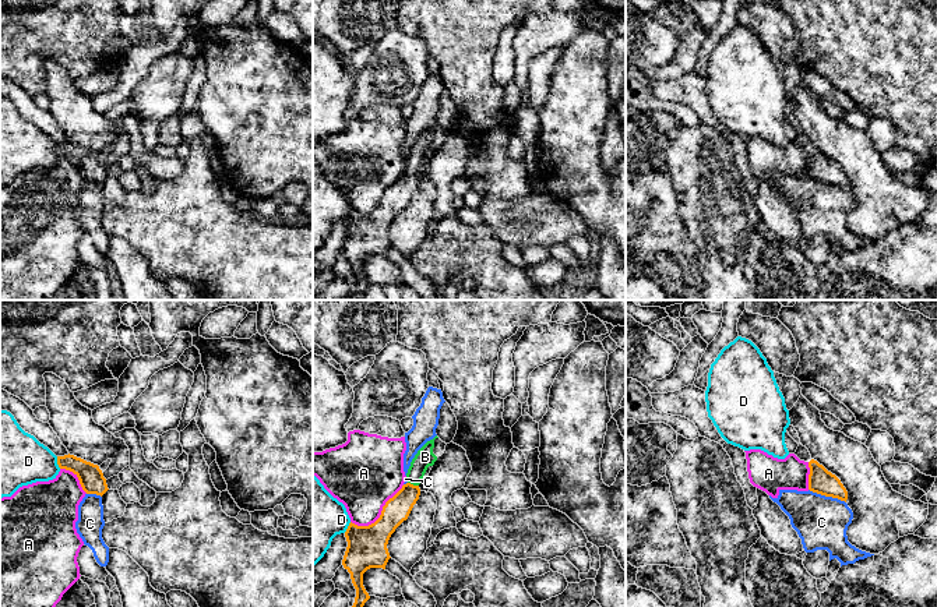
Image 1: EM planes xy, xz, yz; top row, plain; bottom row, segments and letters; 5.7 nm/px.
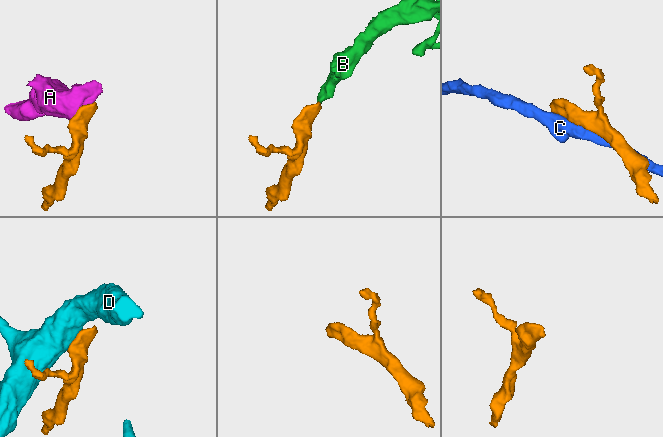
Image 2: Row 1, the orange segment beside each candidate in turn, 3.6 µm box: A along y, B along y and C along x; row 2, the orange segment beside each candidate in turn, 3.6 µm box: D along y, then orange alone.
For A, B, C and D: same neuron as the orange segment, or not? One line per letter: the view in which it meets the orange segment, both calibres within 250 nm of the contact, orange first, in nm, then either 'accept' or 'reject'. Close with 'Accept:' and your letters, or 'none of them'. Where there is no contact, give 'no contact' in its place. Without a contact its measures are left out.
A: xz | 220/400 nm | reject
B: xz | 150/110 nm | accept
C: yz | 140/300 nm | reject
D: xy | 140/320 nm | reject
Accept: B

